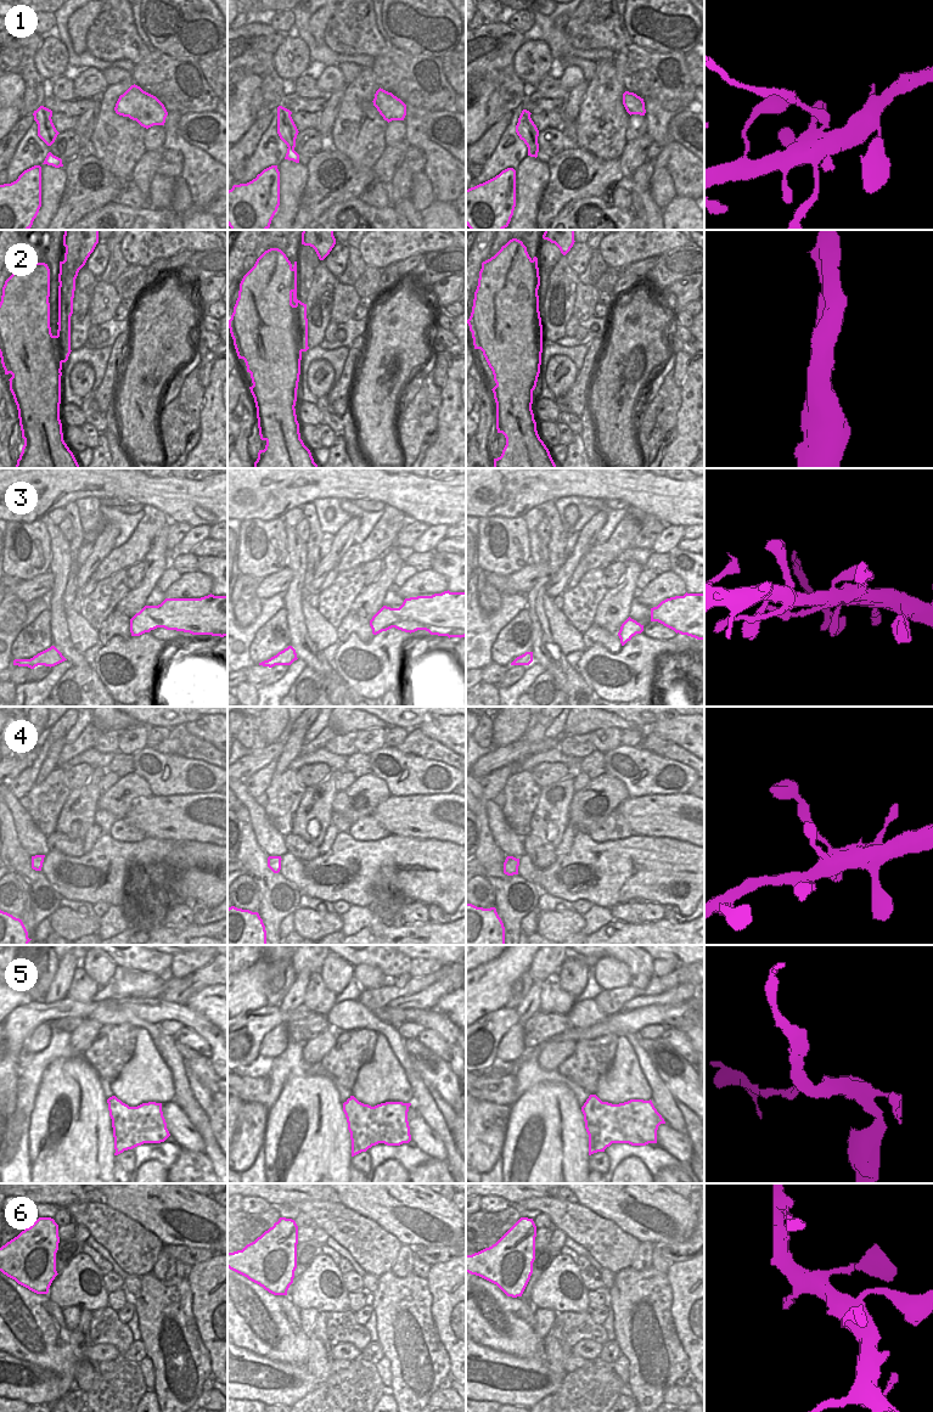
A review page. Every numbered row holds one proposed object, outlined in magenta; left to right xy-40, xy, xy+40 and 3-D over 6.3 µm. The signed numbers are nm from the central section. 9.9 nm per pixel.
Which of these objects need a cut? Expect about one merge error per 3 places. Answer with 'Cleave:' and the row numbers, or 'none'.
Cleave: 1, 3, 5

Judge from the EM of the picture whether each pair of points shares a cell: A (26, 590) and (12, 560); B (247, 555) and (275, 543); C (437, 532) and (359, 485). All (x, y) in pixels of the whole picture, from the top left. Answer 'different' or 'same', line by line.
A: different
B: same
C: different

